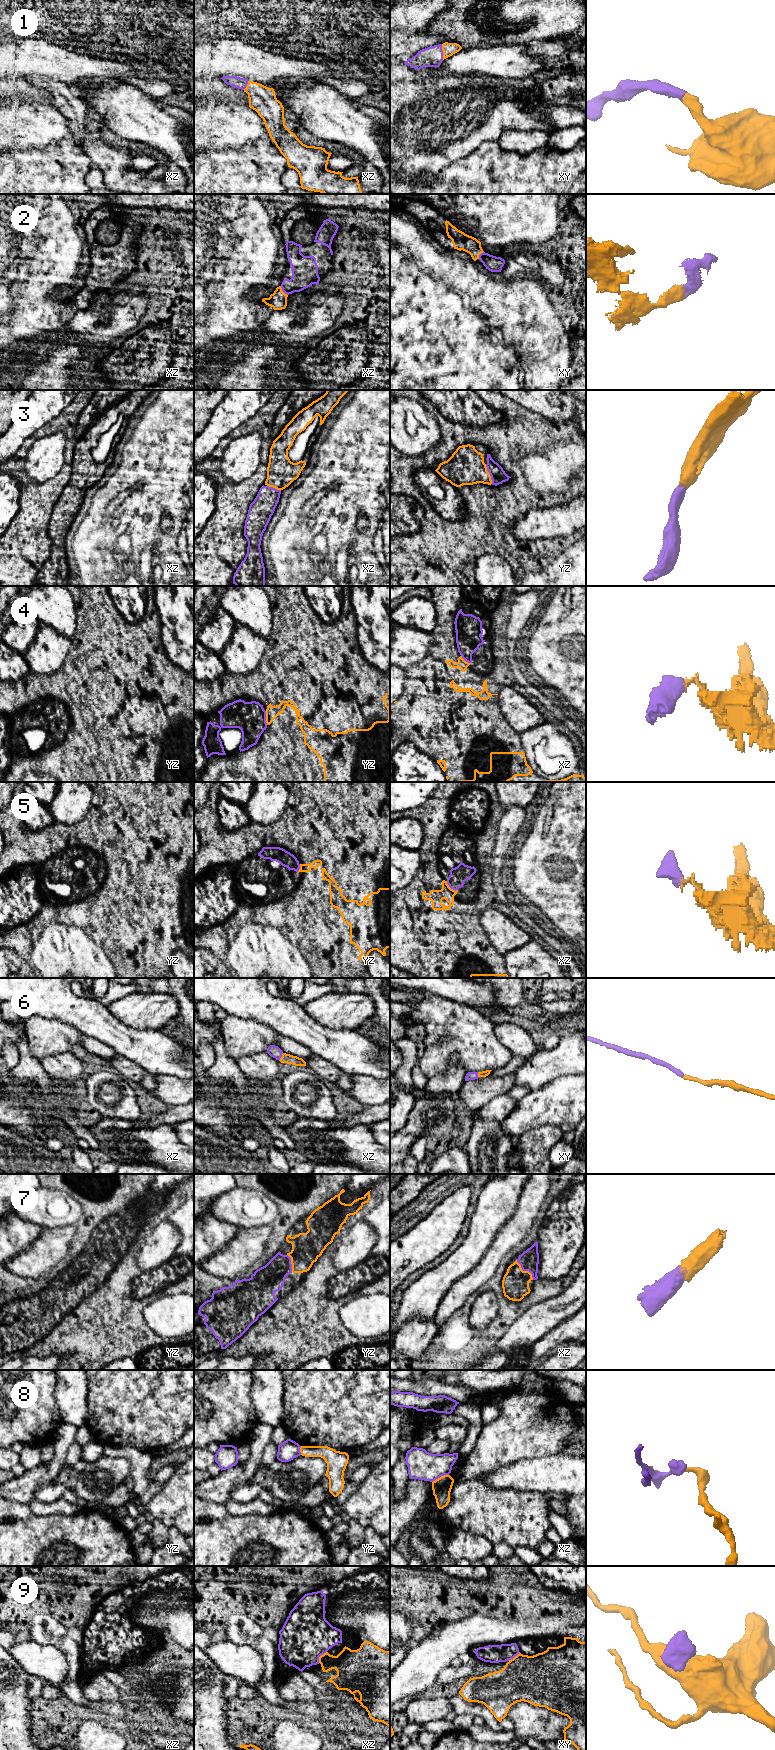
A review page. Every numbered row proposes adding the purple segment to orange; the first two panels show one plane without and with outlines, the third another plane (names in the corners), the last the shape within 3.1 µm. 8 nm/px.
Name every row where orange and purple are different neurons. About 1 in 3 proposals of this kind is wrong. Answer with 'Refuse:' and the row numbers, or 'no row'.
Refuse: 4, 5, 8, 9

